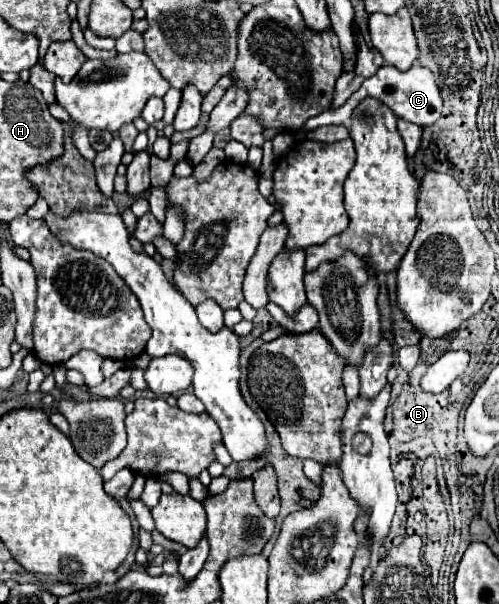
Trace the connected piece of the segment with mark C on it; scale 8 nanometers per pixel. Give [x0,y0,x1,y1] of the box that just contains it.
[299,65,443,133]

